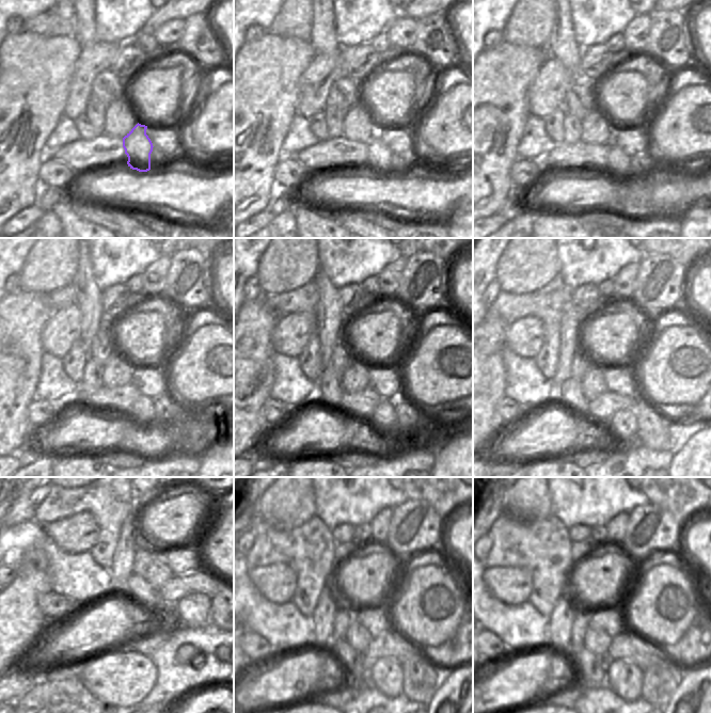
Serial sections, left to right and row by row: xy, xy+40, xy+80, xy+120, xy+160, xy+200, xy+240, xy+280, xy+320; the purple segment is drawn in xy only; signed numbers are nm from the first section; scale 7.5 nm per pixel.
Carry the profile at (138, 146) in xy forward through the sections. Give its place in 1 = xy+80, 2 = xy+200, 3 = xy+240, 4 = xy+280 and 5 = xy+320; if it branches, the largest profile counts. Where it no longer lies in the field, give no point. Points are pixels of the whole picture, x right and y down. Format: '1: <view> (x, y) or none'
1: xy+80 (618, 161)
2: xy+200 (621, 430)
3: xy+240 (144, 670)
4: xy+280 (385, 675)
5: xy+320 (625, 678)

